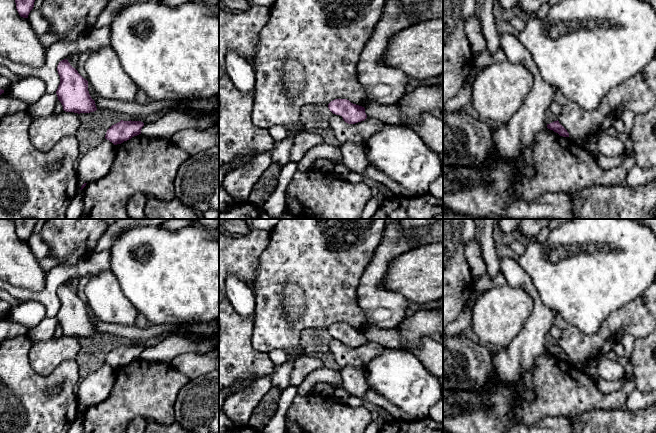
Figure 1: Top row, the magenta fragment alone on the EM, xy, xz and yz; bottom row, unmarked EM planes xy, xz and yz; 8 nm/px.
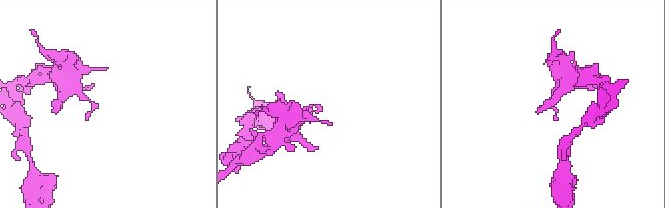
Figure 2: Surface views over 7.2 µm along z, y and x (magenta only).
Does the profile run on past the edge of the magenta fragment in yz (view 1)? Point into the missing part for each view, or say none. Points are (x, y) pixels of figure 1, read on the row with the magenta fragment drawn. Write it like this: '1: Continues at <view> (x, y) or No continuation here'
1: No continuation here

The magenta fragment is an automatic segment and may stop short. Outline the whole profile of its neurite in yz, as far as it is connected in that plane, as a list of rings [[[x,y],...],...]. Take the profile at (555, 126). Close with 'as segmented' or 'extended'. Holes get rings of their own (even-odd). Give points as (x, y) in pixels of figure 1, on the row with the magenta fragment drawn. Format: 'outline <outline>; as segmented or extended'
outline [[[554,121],[550,124],[547,124],[547,128],[558,133],[560,136],[569,137],[567,130],[559,123],[559,121]]]; as segmented

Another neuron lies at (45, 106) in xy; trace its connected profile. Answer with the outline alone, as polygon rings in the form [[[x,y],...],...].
[[[46,93],[37,102],[28,105],[27,112],[30,119],[48,117],[55,112],[58,102],[57,94]]]

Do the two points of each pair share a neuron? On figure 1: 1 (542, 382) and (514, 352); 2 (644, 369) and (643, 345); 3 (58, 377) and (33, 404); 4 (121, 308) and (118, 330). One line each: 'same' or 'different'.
1: different
2: same
3: same
4: different

